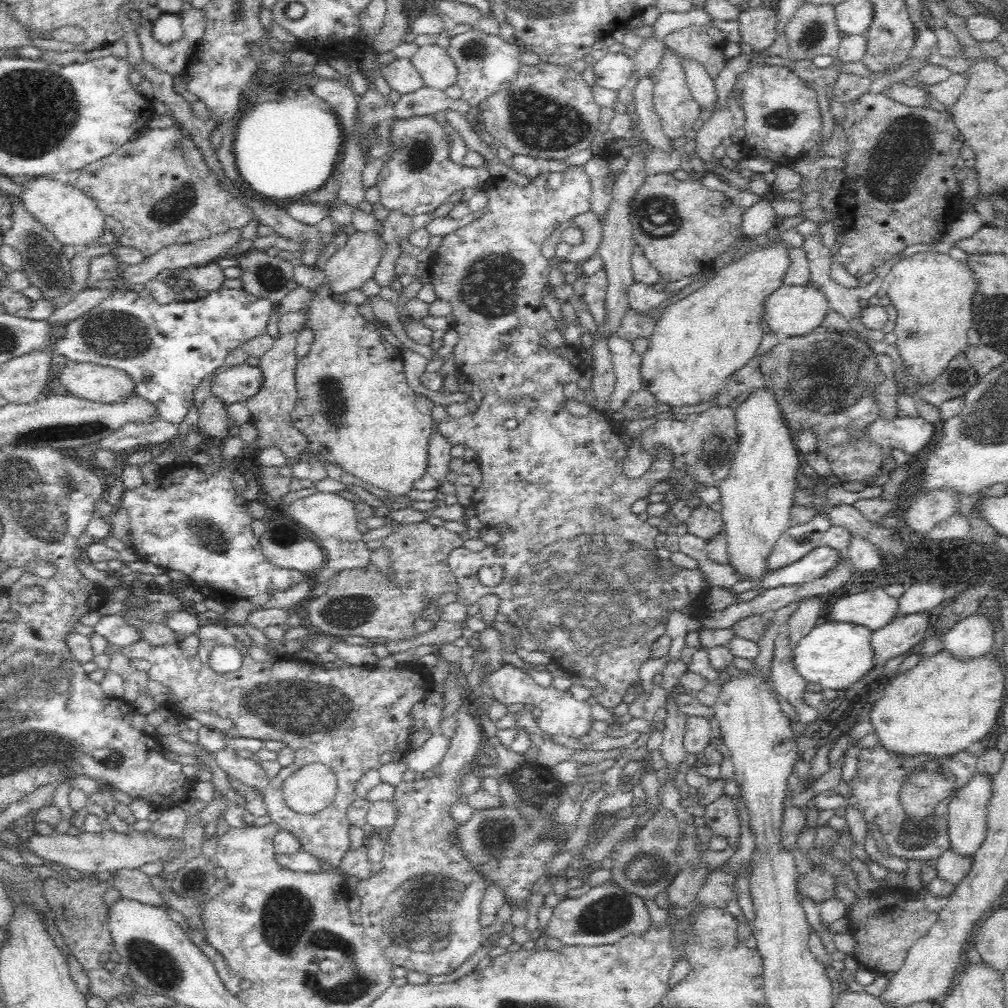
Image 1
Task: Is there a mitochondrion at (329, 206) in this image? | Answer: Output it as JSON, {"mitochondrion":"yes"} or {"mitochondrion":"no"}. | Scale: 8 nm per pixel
{"mitochondrion":"no"}

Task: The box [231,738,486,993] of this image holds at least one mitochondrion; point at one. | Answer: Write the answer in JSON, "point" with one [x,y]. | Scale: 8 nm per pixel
{"point":[426,914]}

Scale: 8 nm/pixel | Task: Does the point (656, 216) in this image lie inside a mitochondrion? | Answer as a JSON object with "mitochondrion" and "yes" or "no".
{"mitochondrion":"yes"}

